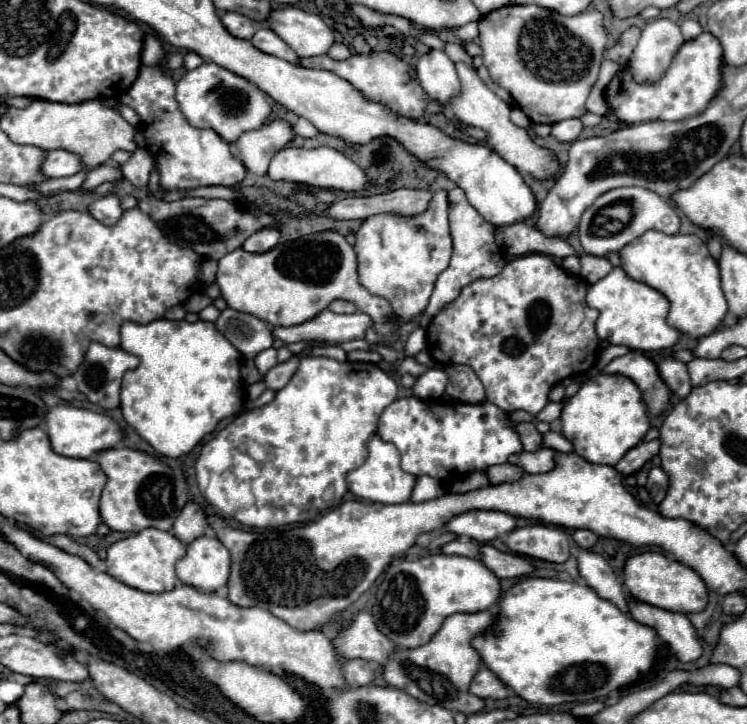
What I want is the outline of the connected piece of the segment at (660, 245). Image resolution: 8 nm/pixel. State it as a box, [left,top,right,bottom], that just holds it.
[620,232,728,340]

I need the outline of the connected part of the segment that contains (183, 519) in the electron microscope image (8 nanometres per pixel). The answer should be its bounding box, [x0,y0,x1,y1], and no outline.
[172,502,206,544]

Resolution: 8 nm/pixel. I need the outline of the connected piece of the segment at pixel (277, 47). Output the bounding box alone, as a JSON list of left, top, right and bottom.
[252,28,298,62]

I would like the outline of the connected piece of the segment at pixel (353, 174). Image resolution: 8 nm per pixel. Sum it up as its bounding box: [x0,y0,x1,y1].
[268,146,374,192]

